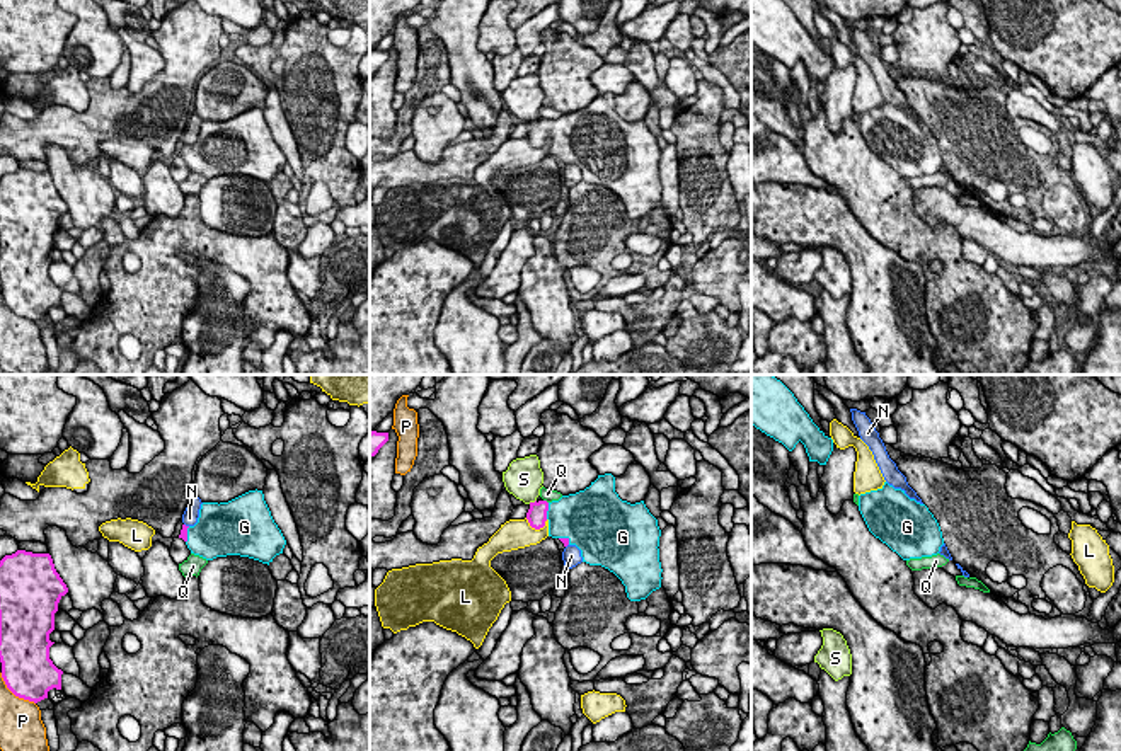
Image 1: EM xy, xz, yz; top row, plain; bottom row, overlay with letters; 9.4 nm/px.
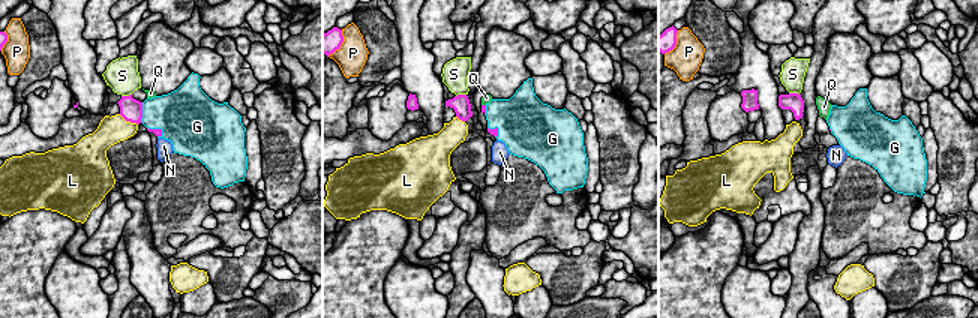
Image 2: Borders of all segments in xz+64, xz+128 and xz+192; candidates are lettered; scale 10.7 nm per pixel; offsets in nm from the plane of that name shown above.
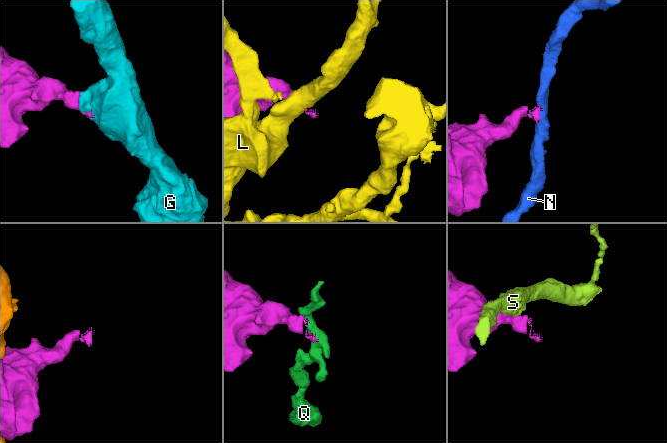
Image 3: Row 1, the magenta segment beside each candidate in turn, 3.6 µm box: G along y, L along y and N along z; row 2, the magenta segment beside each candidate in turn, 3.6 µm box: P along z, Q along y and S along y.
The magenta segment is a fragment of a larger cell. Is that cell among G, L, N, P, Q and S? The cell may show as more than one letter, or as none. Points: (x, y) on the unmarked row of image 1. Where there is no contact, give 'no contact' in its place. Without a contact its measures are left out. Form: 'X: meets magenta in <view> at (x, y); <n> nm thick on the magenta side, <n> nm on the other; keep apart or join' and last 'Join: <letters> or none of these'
G: meets magenta in xz at (547, 128); 190 nm thick on the magenta side, 420 nm on the other; join
L: meets magenta in xz at (537, 147); 190 nm thick on the magenta side, 280 nm on the other; keep apart
N: meets magenta in xy at (184, 143); 70 nm thick on the magenta side, 160 nm on the other; keep apart
P: meets magenta in xy at (14, 312); 480 nm thick on the magenta side, 380 nm on the other; keep apart
Q: meets magenta in xz at (546, 120); 190 nm thick on the magenta side, 130 nm on the other; keep apart
S: meets magenta in xz at (532, 121); 190 nm thick on the magenta side, 360 nm on the other; keep apart
Join: G

